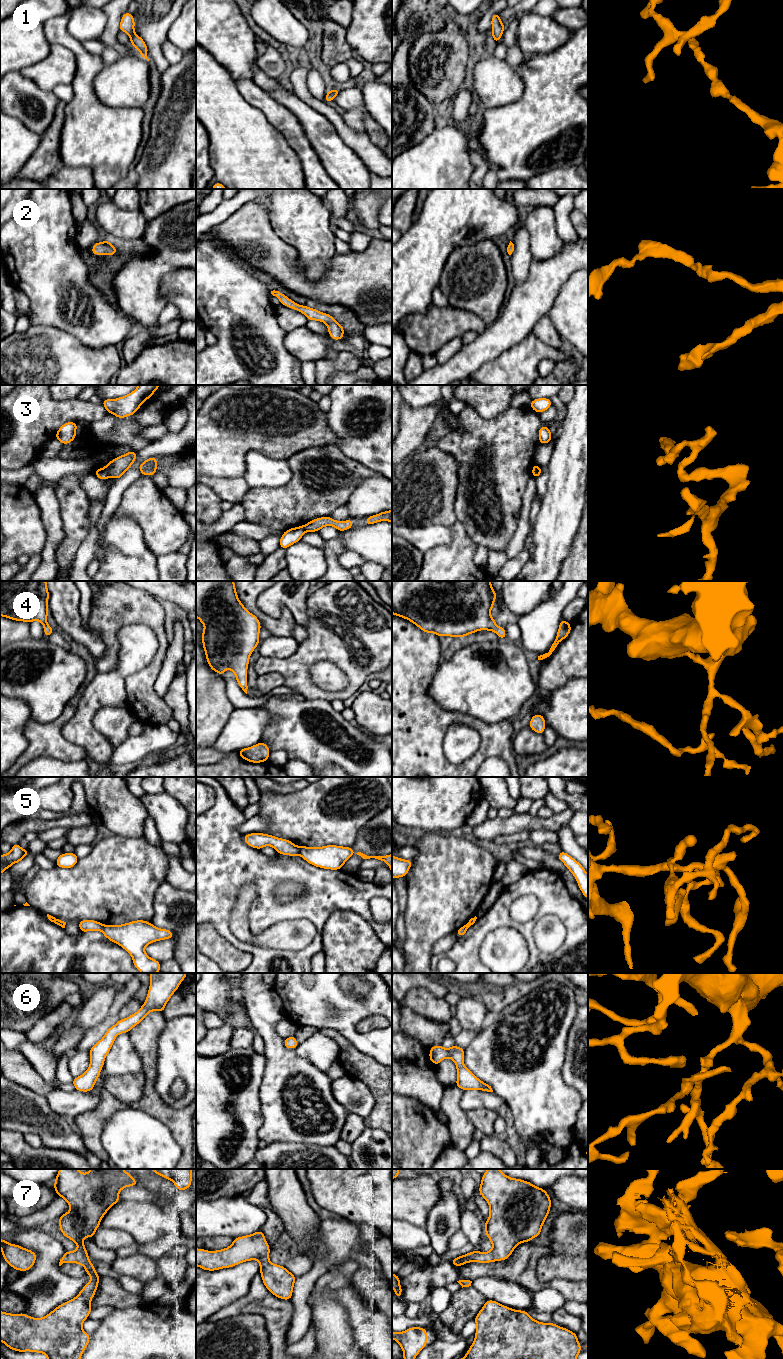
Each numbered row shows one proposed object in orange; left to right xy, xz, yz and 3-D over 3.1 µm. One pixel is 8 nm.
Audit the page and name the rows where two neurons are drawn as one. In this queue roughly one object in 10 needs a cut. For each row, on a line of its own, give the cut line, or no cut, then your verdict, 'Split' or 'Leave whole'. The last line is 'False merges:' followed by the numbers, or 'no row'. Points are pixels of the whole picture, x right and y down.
1: No split. Leave whole
2: No split. Leave whole
3: Split along xy (105, 467), (109, 476). Split
4: No split. Leave whole
5: Split along xz (297, 846), (299, 853). Split
6: No split. Leave whole
7: No split. Leave whole
False merges: 3, 5

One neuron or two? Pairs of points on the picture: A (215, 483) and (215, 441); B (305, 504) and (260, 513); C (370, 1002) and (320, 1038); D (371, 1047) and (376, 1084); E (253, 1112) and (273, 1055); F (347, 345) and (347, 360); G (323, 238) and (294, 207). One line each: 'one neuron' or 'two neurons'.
A: two neurons
B: one neuron
C: two neurons
D: two neurons
E: two neurons
F: two neurons
G: one neuron

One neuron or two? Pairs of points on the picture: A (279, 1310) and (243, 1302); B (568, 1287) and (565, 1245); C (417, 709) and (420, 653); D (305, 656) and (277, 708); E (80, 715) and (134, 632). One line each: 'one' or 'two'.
A: one
B: two
C: one
D: two
E: one

